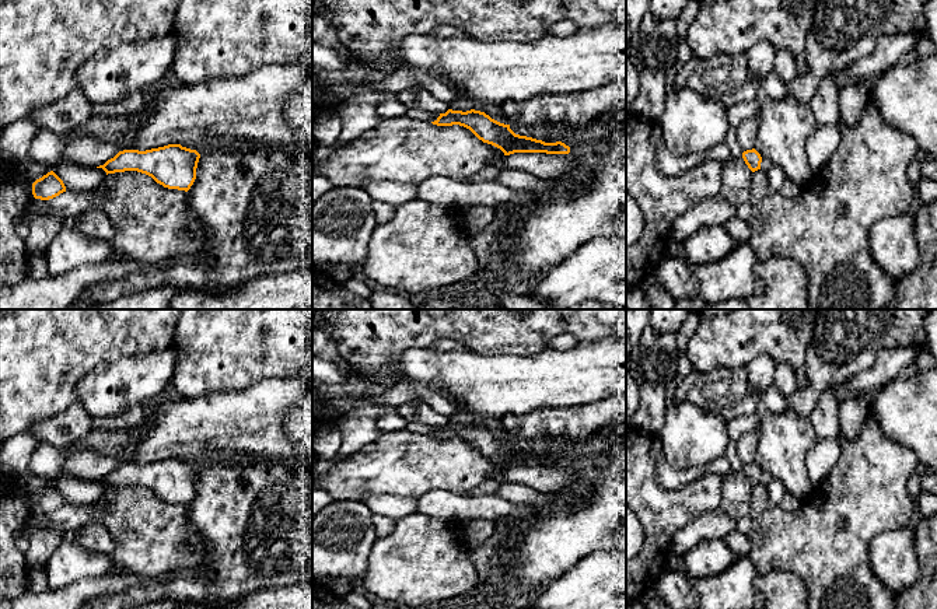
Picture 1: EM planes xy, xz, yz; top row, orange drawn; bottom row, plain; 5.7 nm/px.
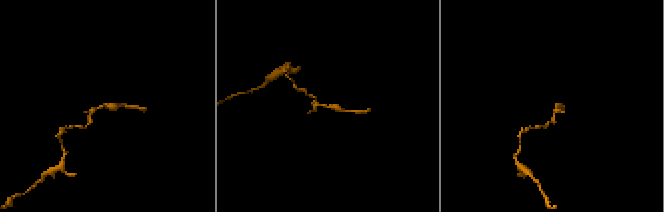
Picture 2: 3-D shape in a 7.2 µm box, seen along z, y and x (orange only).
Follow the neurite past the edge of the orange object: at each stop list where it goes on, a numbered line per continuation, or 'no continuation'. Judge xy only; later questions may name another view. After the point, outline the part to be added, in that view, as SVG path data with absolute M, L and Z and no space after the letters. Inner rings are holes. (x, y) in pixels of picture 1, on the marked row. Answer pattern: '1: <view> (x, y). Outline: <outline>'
no continuation

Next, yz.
no continuation

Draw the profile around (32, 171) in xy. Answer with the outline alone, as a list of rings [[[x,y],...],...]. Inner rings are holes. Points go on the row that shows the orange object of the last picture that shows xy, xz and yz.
[[[29,155],[20,165],[22,174],[28,179],[29,183],[34,183],[36,179],[42,178],[48,172],[53,171],[55,167],[43,165],[35,162]]]

